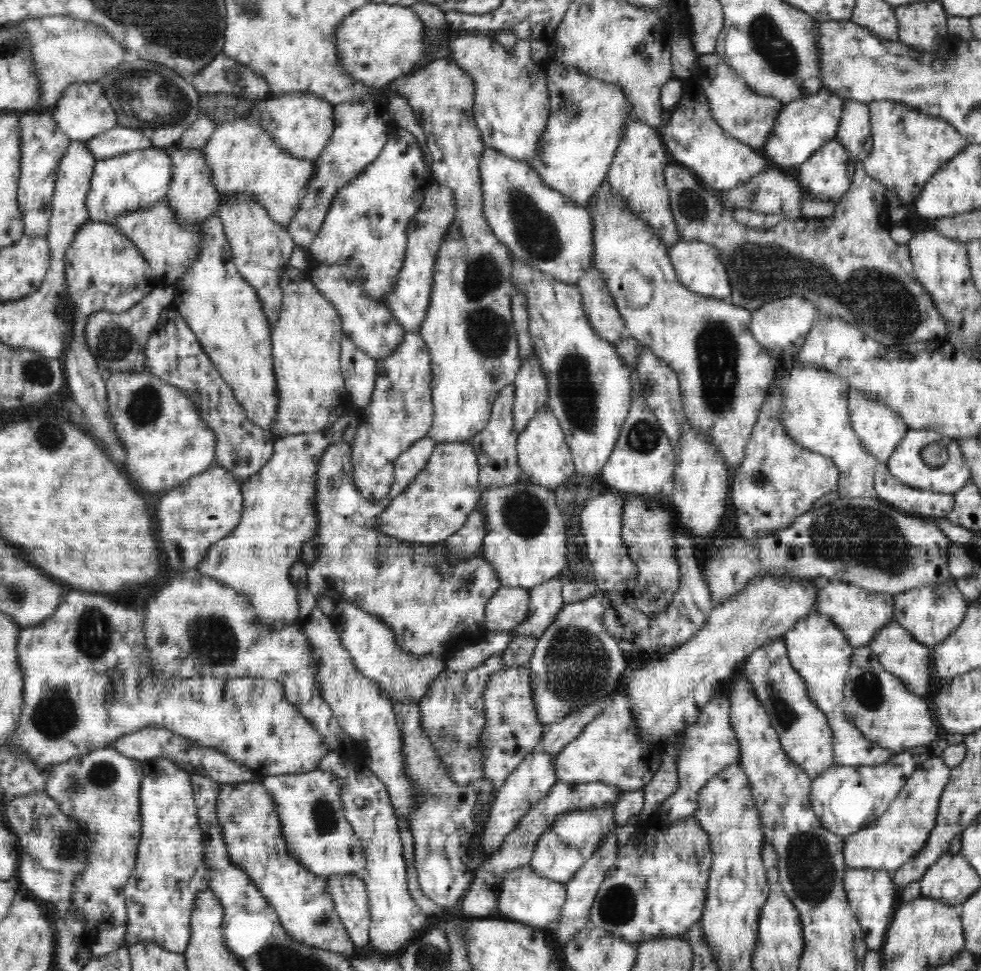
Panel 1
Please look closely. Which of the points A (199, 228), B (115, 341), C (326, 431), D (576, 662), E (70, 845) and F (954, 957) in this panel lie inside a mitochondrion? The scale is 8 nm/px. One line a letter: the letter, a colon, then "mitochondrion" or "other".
A: other
B: mitochondrion
C: other
D: mitochondrion
E: mitochondrion
F: other

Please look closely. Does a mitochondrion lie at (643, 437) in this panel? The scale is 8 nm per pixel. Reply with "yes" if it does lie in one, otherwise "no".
yes

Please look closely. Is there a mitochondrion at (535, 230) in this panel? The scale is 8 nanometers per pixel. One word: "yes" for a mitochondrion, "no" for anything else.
yes

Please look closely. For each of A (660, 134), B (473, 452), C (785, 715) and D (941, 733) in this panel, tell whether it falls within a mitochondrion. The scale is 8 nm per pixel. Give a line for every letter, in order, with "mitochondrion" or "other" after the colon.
A: other
B: other
C: mitochondrion
D: other

